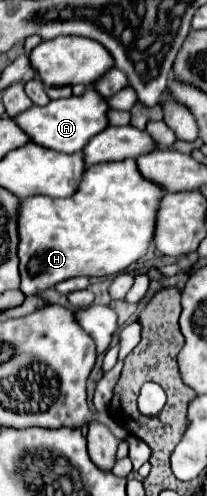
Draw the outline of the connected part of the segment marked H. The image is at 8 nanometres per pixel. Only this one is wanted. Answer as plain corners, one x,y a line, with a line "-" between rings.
132,158
120,162
100,162
88,166
82,174
82,182
74,196
70,198
50,198
50,196
32,196
20,200
18,206
18,258
20,258
20,290
26,296
40,294
48,288
54,288
58,282
64,282
74,276
114,276
124,272
132,262
140,260
148,246
152,244
152,228
156,218
156,204
164,196
162,188
150,184
136,168

